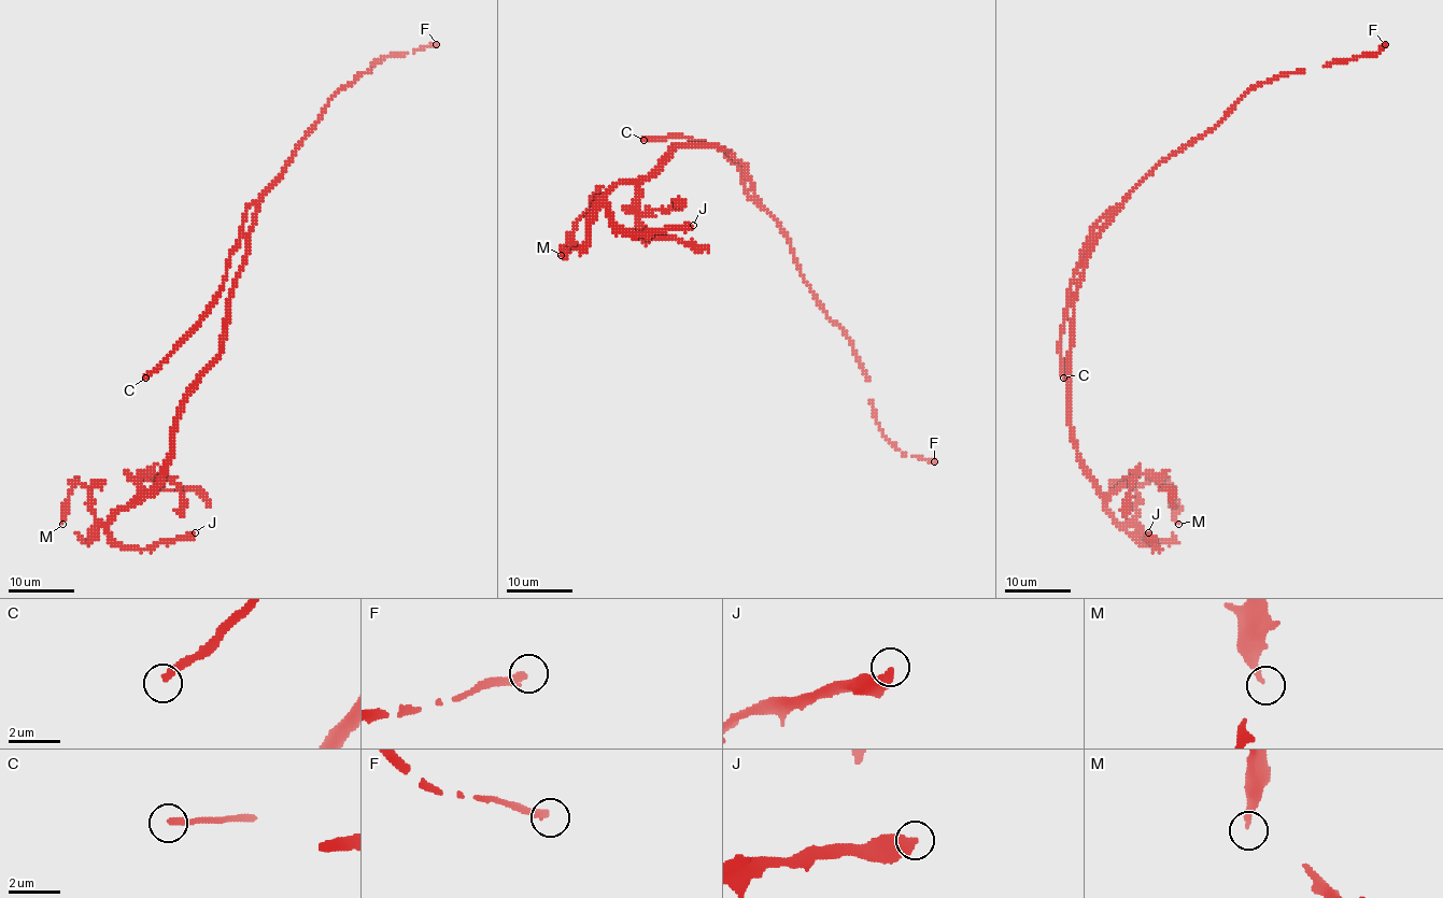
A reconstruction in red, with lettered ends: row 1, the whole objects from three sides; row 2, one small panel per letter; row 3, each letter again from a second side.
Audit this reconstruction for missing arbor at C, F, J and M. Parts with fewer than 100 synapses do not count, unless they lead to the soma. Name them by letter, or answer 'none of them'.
F

